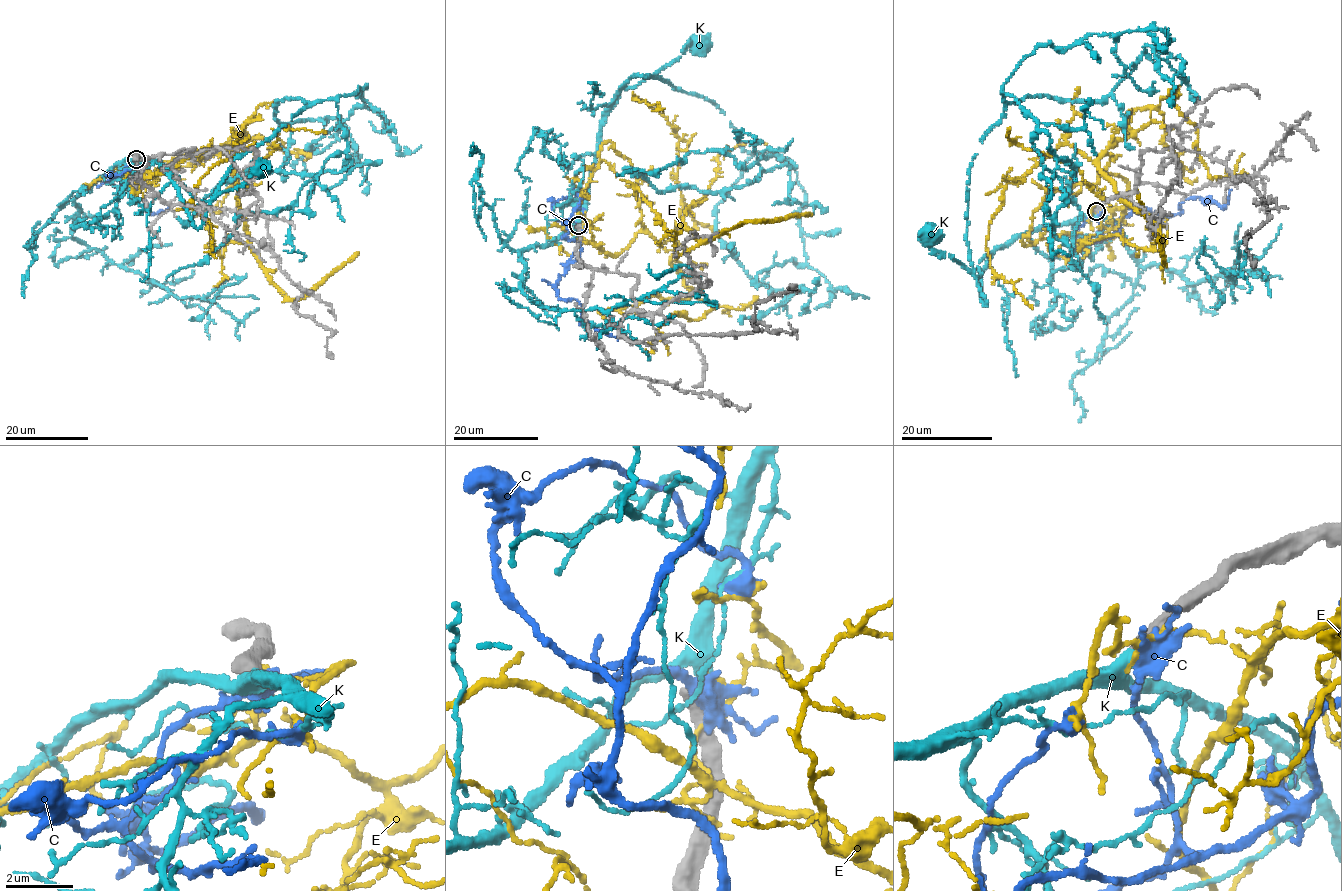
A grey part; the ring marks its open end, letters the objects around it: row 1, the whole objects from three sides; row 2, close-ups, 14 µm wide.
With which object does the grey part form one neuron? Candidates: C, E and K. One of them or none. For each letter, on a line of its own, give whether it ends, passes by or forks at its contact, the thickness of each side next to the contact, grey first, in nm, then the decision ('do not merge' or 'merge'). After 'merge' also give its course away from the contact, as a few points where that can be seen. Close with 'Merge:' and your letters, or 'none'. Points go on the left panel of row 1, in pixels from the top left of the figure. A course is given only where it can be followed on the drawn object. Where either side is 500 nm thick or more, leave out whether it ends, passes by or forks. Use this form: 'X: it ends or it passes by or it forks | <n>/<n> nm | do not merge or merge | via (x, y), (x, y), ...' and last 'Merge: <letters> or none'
C: 500/440 nm | do not merge
E: 550/150 nm | do not merge
K: it passes by | 480/280 nm | merge | via (136, 159), (147, 163), (153, 158), (168, 168), (197, 227), (219, 194), (237, 188), (255, 164), (262, 167)
Merge: K

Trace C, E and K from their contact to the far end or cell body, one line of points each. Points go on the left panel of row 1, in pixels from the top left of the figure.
C: (136, 159), (120, 178), (135, 177), (121, 171), (112, 185), (136, 185), (134, 195), (150, 214), (168, 207)
E: (136, 158), (154, 172), (198, 152), (233, 155), (241, 130), (191, 202), (215, 257)
K: (136, 159), (147, 163), (153, 158), (168, 168), (197, 227), (219, 194), (237, 188), (255, 164), (262, 167)

